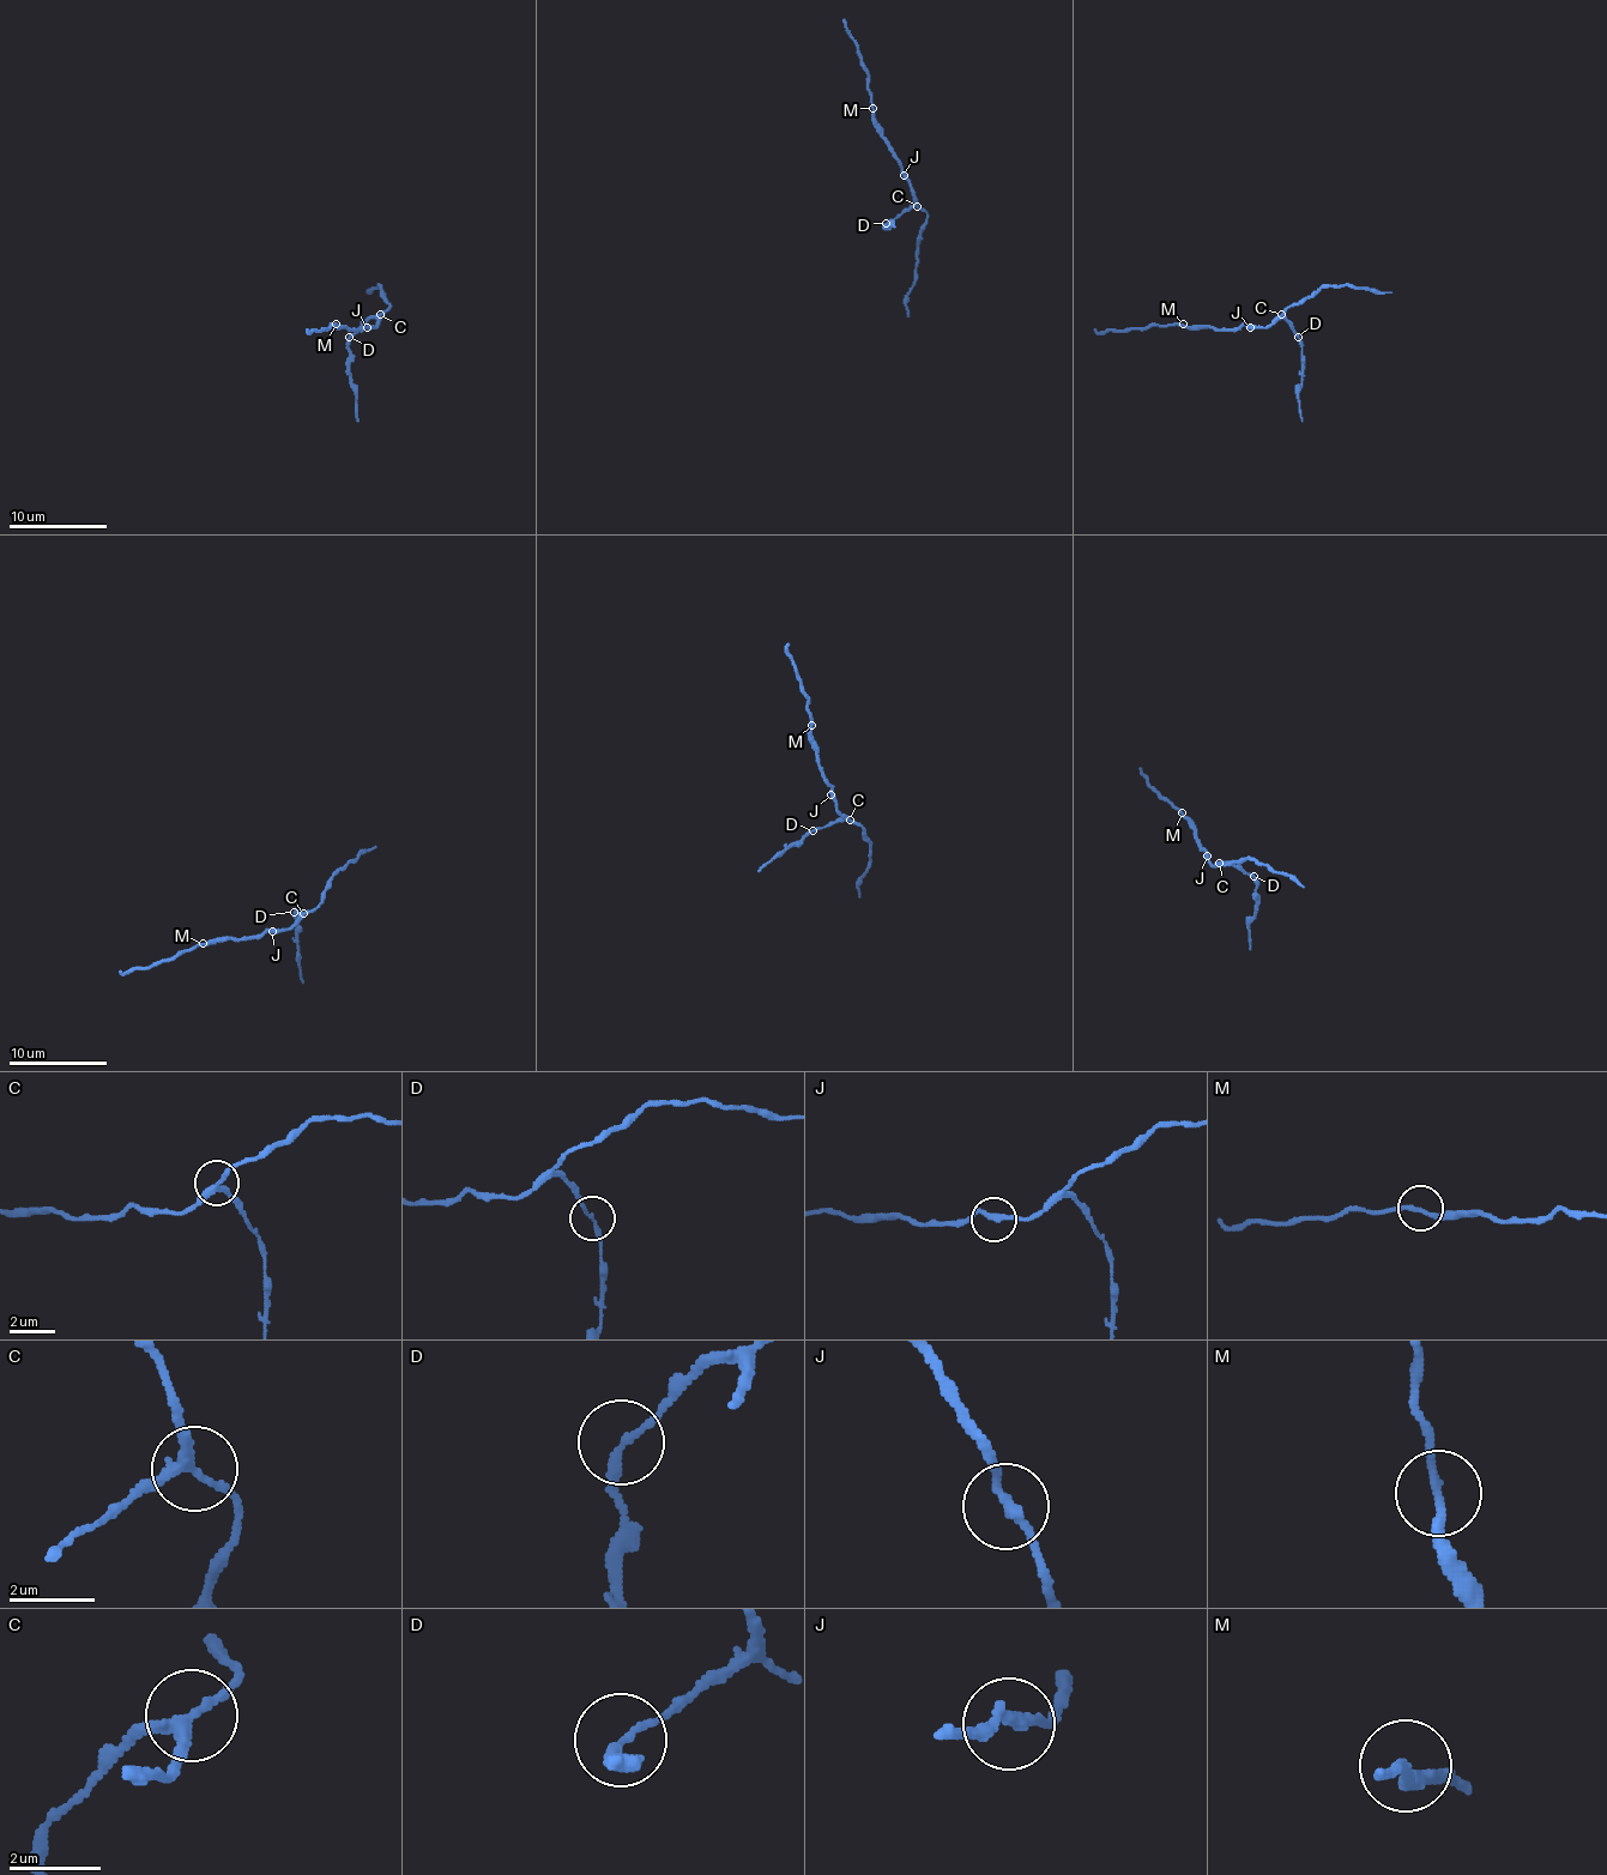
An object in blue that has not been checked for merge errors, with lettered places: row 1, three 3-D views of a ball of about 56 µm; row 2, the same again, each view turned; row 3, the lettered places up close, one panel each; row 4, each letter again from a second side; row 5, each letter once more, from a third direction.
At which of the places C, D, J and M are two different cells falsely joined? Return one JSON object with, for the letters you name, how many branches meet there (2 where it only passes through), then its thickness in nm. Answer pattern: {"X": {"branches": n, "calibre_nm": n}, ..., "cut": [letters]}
{"C": {"branches": 3, "calibre_nm": 240}, "D": {"branches": 2, "calibre_nm": 180}, "cut": ["C", "D"]}

